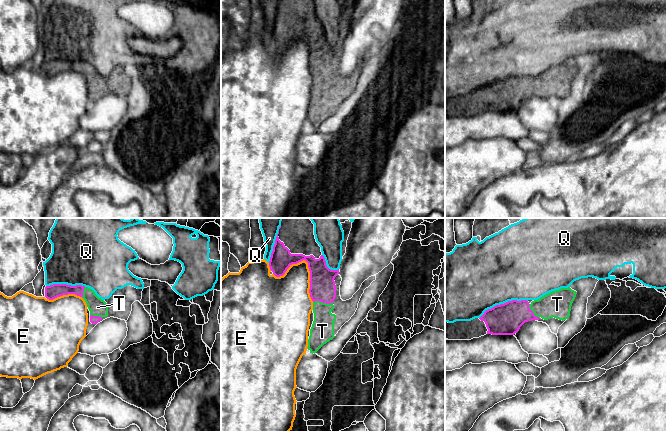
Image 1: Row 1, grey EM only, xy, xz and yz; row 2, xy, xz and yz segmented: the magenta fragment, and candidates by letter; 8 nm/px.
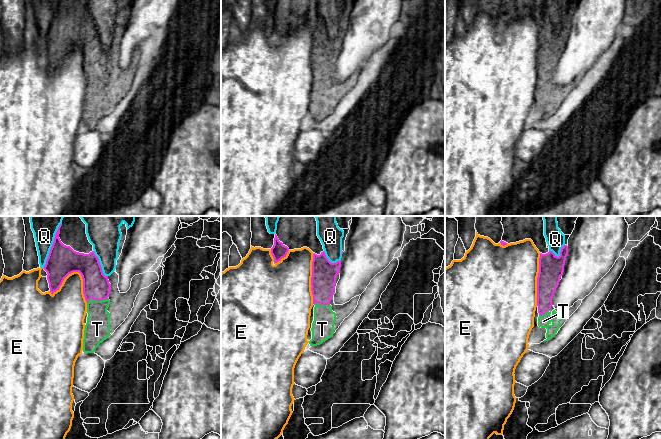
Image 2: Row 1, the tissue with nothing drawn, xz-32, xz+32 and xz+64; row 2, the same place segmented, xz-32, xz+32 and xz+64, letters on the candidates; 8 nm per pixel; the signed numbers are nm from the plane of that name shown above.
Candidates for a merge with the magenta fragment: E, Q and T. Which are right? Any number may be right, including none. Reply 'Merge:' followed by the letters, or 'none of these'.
Merge: T

